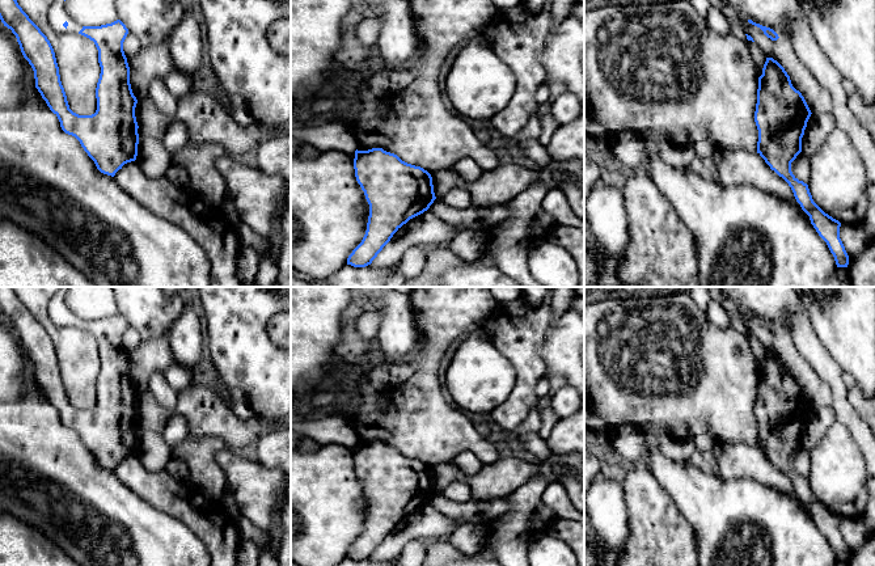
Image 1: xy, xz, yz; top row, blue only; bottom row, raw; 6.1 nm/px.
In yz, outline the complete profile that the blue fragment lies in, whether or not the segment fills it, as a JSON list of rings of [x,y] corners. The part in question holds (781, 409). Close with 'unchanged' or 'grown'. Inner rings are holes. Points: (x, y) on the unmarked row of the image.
[[[766,351],[758,371],[754,415],[758,423],[757,447],[791,481],[796,495],[827,536],[837,561],[847,561],[849,549],[840,532],[841,516],[825,507],[812,493],[808,478],[791,465],[791,456],[802,445],[802,431],[811,404],[785,362]]]; unchanged

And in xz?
[[[382,442],[356,443],[354,462],[369,498],[369,510],[365,528],[348,549],[347,558],[365,561],[393,528],[410,512],[427,504],[436,490],[427,464]]]; unchanged

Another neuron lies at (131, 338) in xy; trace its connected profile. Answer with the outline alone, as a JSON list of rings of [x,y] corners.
[[[128,326],[124,335],[123,335],[123,345],[126,350],[132,350],[138,346],[138,343],[141,341],[139,333]]]

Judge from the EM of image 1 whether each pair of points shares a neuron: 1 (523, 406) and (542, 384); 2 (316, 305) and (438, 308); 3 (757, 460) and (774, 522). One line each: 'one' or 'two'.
1: two
2: two
3: two

